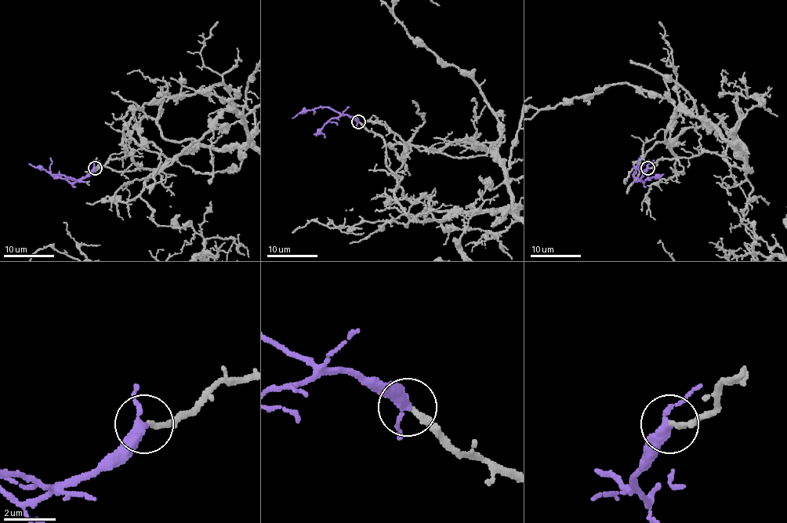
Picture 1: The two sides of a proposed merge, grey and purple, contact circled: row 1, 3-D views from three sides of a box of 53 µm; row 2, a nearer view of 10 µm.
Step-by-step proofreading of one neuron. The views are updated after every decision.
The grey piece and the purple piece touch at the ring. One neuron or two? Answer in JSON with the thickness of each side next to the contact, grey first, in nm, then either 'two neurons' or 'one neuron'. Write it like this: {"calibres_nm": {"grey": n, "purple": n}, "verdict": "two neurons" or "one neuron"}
{"calibres_nm": {"grey": 200, "purple": 360}, "verdict": "one neuron"}

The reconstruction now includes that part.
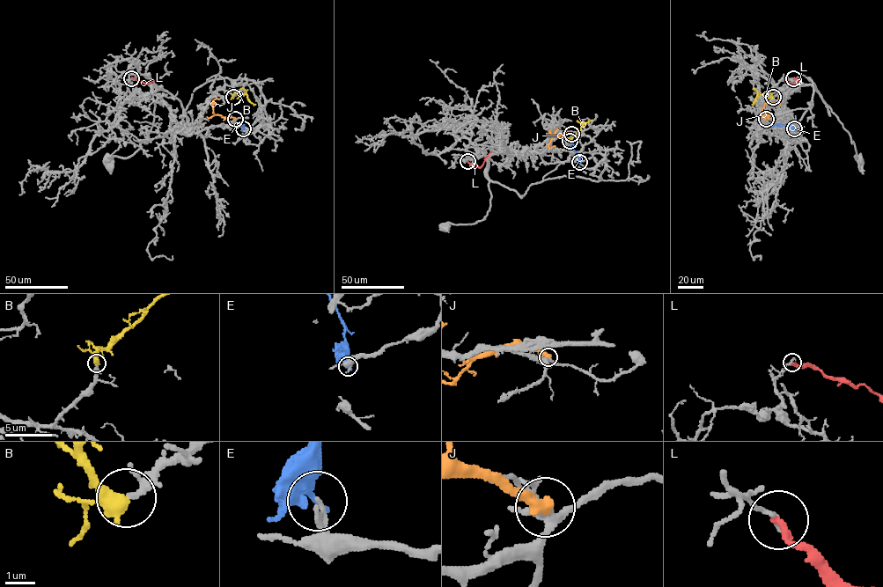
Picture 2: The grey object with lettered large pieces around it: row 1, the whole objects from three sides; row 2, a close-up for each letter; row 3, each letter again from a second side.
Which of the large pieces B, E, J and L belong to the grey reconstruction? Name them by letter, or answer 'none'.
B

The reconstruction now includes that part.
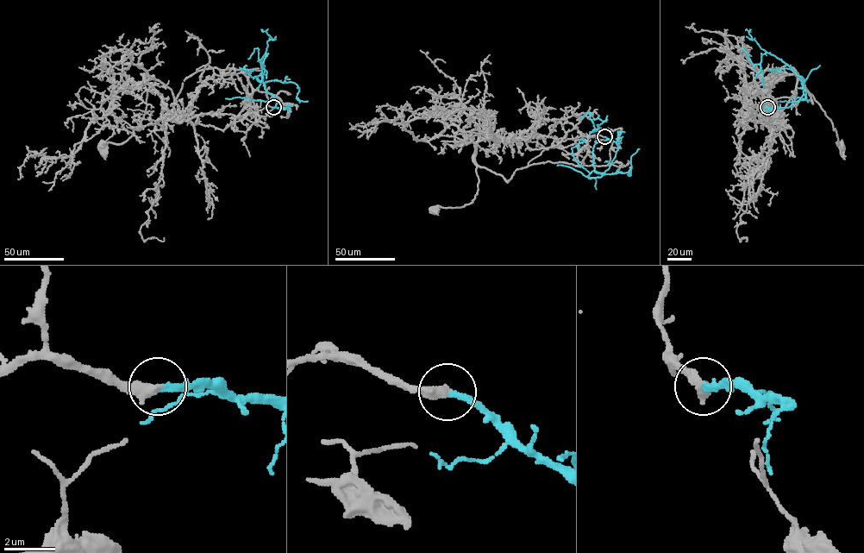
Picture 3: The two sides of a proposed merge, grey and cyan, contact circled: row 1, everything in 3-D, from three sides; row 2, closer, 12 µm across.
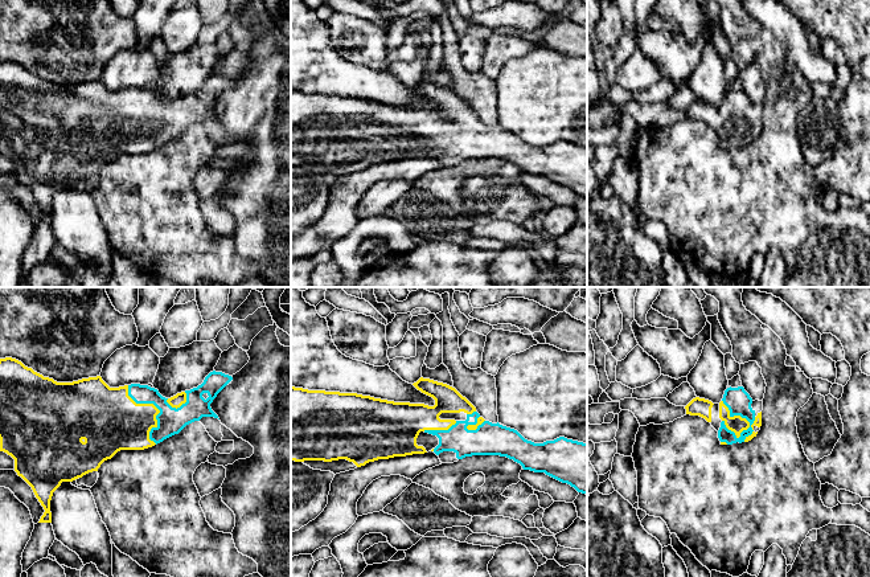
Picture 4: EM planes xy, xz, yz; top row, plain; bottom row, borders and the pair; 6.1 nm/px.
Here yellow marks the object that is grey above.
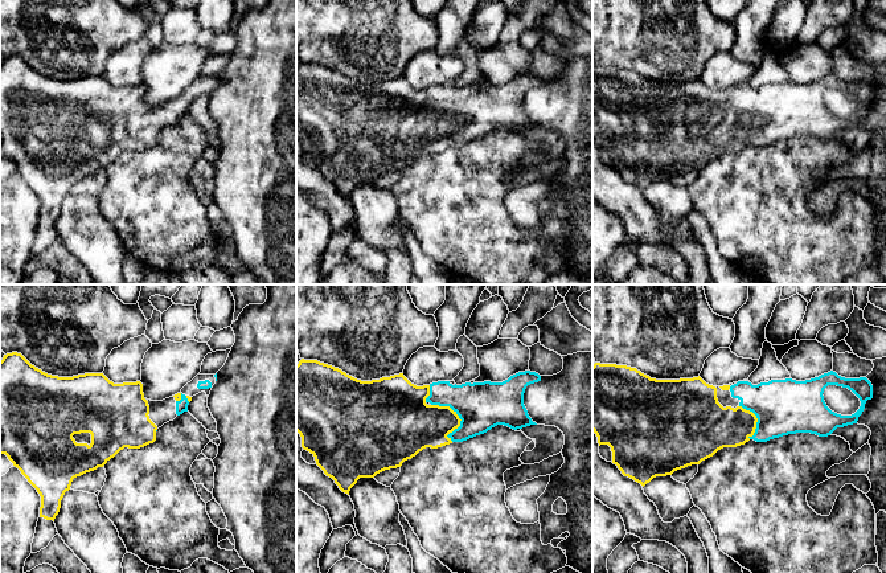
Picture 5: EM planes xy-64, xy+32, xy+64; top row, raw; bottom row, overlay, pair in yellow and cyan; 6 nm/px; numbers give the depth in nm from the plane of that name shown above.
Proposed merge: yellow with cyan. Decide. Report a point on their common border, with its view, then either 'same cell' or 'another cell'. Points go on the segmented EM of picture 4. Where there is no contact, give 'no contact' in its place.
yz (741, 417) | another cell

